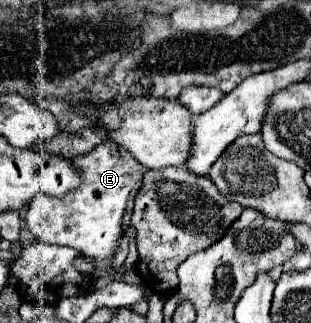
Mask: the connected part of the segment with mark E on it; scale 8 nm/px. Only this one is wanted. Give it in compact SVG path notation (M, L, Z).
M111 140L101 142L89 154L75 156L73 166L79 170L81 186L65 196L39 192L25 210L25 222L37 240L75 248L83 258L91 258L91 262L97 264L115 256L119 250L123 212L133 186L143 176L143 166Z

